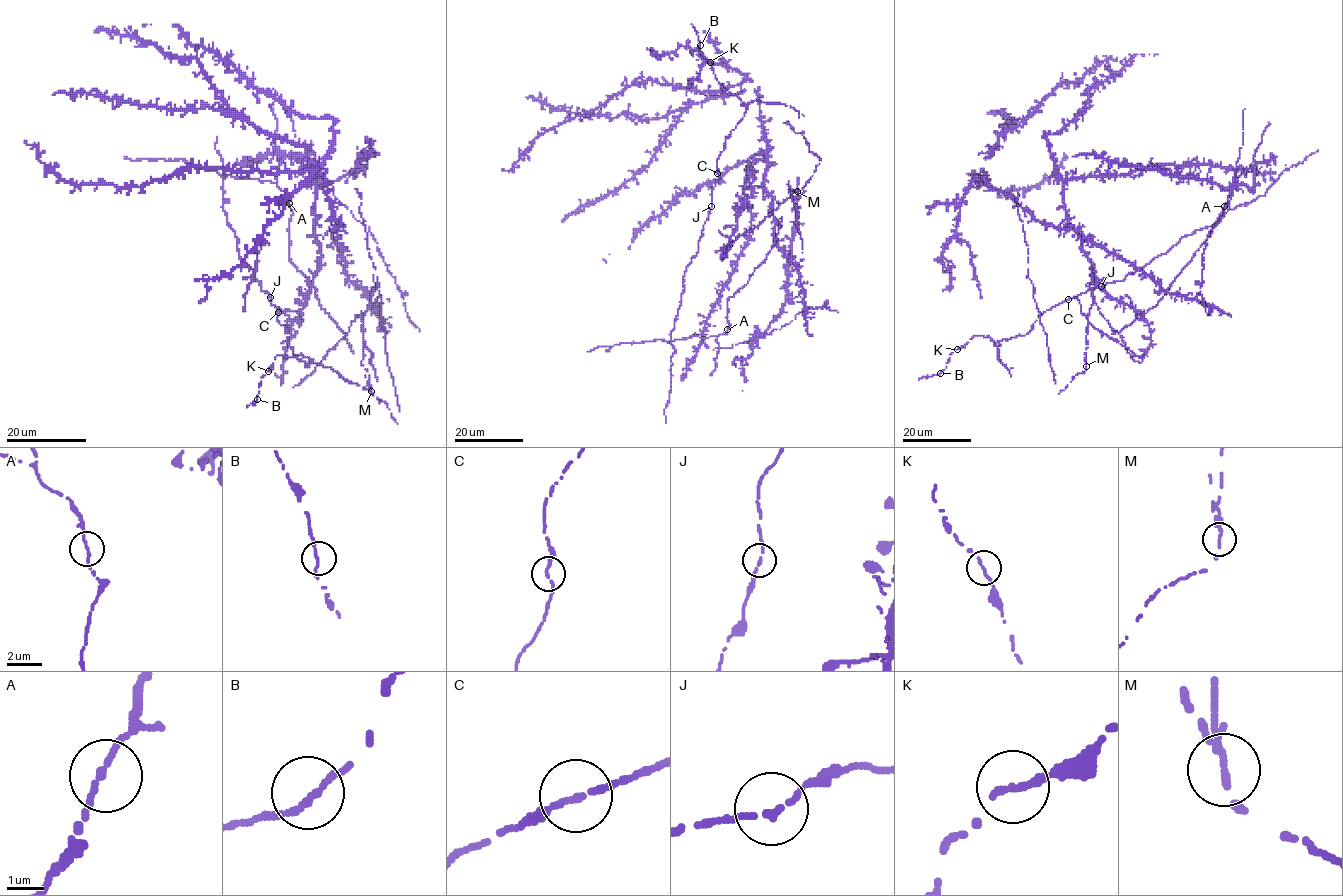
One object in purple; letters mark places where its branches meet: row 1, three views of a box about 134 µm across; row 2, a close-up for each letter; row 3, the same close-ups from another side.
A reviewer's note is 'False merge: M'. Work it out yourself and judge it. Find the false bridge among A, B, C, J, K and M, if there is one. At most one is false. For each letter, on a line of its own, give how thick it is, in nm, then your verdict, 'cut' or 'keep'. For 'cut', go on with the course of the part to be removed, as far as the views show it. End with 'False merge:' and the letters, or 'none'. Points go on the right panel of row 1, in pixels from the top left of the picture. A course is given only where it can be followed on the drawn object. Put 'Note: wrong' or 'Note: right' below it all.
A: 170 nm | keep
B: 180 nm | keep
C: 170 nm | keep
J: 160 nm | keep
K: 180 nm | keep
M: 170 nm | cut | (1086, 366), (1086, 316), (1093, 299), (1099, 312), (1120, 336), (1126, 350), (1134, 361), (1140, 362)
False merge: M
Note: right

